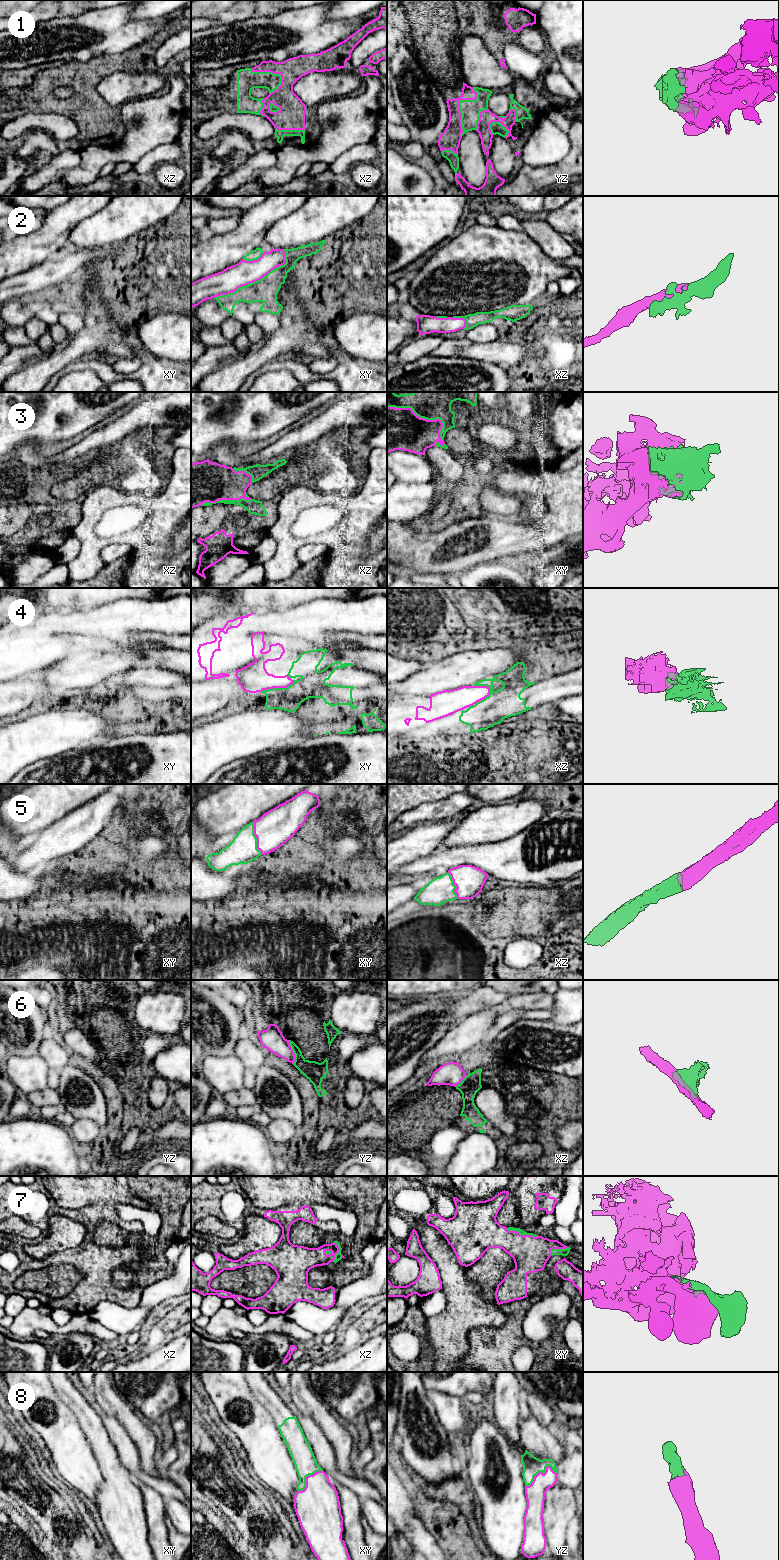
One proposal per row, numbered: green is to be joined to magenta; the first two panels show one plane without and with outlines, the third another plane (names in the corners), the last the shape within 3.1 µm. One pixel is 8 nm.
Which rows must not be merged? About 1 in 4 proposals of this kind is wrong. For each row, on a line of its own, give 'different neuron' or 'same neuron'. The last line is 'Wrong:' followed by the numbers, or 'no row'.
1: same neuron
2: same neuron
3: same neuron
4: same neuron
5: same neuron
6: different neuron
7: same neuron
8: same neuron
Wrong: 6

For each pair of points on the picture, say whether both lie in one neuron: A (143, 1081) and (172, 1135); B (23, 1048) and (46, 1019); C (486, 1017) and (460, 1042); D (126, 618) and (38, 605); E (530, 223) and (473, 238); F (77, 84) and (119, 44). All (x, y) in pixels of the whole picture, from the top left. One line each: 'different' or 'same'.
A: different
B: same
C: same
D: different
E: different
F: different

